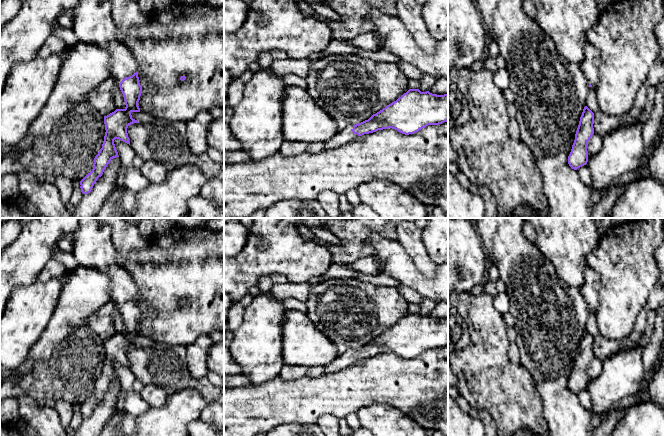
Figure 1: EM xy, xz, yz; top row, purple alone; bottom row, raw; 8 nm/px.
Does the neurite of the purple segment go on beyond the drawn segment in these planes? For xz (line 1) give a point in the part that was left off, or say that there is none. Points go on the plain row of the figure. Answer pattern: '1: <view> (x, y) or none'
1: xz (346, 359)

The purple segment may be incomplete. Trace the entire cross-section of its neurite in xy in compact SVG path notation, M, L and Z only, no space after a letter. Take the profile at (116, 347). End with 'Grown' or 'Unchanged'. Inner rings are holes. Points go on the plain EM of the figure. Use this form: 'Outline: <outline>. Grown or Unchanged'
Outline: M81 218L73 236L71 252L79 266L95 268L110 275L110 301L119 306L126 329L124 333L116 333L104 340L106 356L102 372L94 382L92 395L80 405L81 416L88 418L110 385L119 381L114 364L119 363L130 369L127 352L133 347L139 347L132 342L131 337L140 336L138 326L142 310L133 278L115 264L117 250L111 240L111 227L97 218Z. Grown

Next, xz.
Outline: M409 313L396 325L373 338L368 344L348 350L325 366L324 374L335 373L354 365L359 360L392 352L409 359L428 349L448 345L448 318Z. Grown

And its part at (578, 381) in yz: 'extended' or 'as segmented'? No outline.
as segmented

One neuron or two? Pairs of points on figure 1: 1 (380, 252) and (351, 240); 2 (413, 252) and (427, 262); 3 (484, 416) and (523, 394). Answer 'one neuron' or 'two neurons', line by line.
1: two neurons
2: one neuron
3: two neurons

